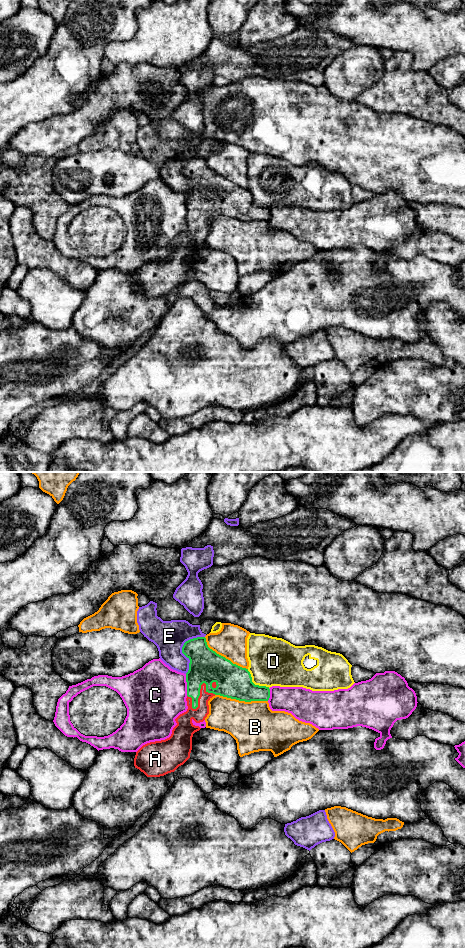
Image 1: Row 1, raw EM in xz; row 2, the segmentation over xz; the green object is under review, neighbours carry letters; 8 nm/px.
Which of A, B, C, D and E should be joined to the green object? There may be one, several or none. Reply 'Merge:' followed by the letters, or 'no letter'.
Merge: A

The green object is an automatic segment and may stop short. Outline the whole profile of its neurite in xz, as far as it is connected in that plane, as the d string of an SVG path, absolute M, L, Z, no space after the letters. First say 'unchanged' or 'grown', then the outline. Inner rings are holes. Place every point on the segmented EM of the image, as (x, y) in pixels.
grown; M205 637L186 641L182 647L182 653L190 660L189 670L186 673L188 709L175 719L177 725L169 738L147 743L136 752L134 766L147 777L160 777L174 772L190 758L193 734L201 729L192 721L200 723L205 720L209 714L208 701L213 696L220 695L245 702L268 701L270 698L269 687L255 685L248 669L233 664L210 649Z

